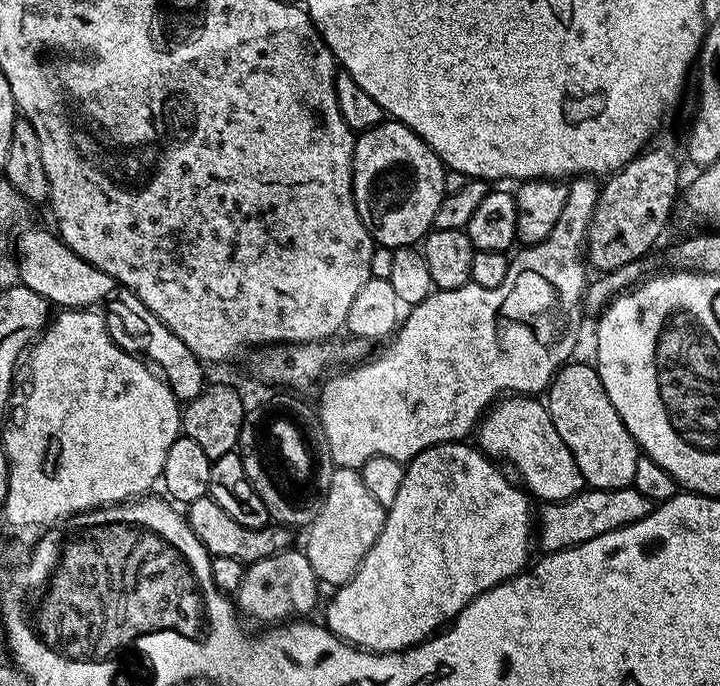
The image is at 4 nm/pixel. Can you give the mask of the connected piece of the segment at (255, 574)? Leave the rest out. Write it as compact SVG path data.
M285 549L278 555L260 559L249 565L241 580L241 586L234 592L234 600L239 611L252 620L261 620L261 625L272 626L277 622L288 622L293 618L304 618L316 608L316 599L322 591L303 551Z

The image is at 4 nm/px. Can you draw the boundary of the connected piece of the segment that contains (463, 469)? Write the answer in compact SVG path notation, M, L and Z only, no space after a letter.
M457 442L454 444L435 444L419 452L414 459L407 461L402 478L402 487L394 502L386 510L384 518L384 529L378 534L378 542L366 554L362 566L355 572L351 580L339 585L328 604L328 620L326 626L339 640L345 640L356 648L363 648L365 652L403 652L406 648L413 648L415 644L423 644L437 630L443 629L456 619L462 609L471 602L478 594L488 592L494 586L520 575L529 567L528 555L534 548L534 540L528 535L534 532L534 512L528 509L529 497L523 487L511 484L503 476L501 465L497 461L487 457L480 451L479 447L468 442Z

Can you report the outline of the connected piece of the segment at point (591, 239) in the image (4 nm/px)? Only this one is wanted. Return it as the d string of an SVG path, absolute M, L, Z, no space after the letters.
M649 146L644 149L643 152L639 152L637 156L630 162L626 162L626 166L622 166L617 172L612 173L611 176L607 177L603 181L601 190L600 190L600 201L598 206L594 210L594 218L590 222L590 230L588 231L588 242L586 245L586 260L589 265L592 264L599 270L601 273L613 272L618 270L618 266L626 266L630 262L635 260L644 260L647 257L647 252L651 250L652 247L656 244L656 239L664 232L664 227L668 224L668 215L672 212L672 207L676 204L676 195L682 192L682 184L680 188L680 168L676 165L676 156L668 148L655 148L655 146Z

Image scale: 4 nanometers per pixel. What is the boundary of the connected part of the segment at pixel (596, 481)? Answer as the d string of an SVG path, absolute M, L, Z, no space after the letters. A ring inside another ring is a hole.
M576 363L565 364L546 389L546 407L554 422L554 430L558 430L558 438L562 438L570 454L574 454L574 462L578 462L578 470L582 470L582 478L589 489L627 488L632 483L634 469L642 453L636 447L636 439L630 430L626 430L618 410L614 410L614 402L610 402L610 394L606 394L606 386L602 386L602 378L596 373L595 367L591 363Z

